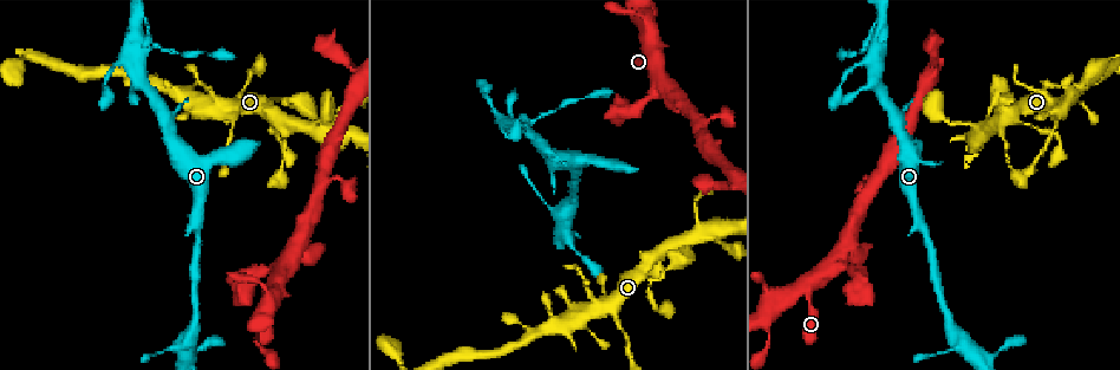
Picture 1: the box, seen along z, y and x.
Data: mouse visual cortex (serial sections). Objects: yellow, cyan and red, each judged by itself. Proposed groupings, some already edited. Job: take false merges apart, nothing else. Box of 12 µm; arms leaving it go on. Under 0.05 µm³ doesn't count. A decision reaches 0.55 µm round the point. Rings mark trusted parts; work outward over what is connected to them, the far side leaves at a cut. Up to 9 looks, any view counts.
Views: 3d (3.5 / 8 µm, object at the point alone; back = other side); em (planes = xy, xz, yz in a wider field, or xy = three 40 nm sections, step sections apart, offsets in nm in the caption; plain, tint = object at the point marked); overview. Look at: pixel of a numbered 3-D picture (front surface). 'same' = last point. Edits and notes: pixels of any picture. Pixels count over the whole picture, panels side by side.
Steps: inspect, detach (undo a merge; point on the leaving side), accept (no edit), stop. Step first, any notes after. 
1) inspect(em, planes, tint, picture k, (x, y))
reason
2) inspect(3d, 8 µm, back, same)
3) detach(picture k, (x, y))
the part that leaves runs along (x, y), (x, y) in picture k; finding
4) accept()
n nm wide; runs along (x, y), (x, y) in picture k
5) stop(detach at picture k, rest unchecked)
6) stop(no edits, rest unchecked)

inspect(3d, 3.5 µm, picture 1, (651, 59))
arms part here

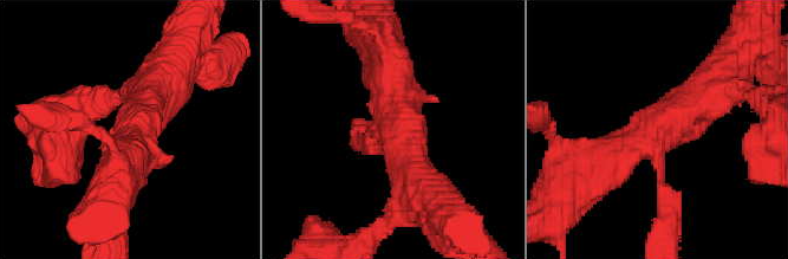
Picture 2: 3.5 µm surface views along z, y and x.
inspect(em, xy, step 2, tint, picture 2, (385, 126))
need the tissue

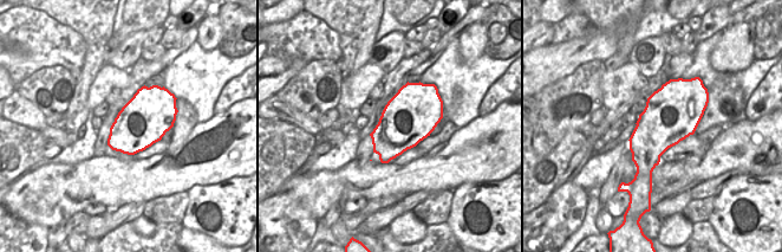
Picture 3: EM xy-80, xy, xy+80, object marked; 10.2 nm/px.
inspect(em, xy, step 3, tint, same)

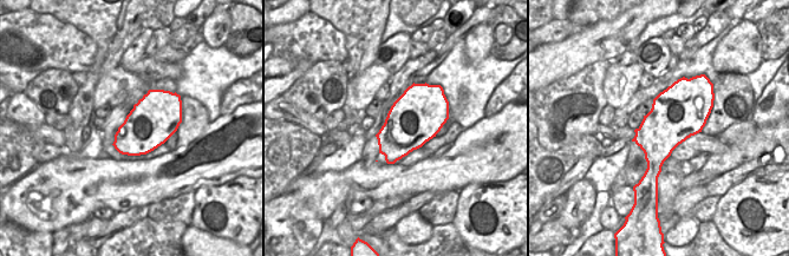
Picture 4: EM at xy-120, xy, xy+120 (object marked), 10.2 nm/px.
accept()
550 nm wide; runs along (104, 218), (118, 149), (150, 98) in picture 2; continuous, no second cell

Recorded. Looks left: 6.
inspect(3d, 3.5 µm, back, picture 1, (698, 232))
thin neck

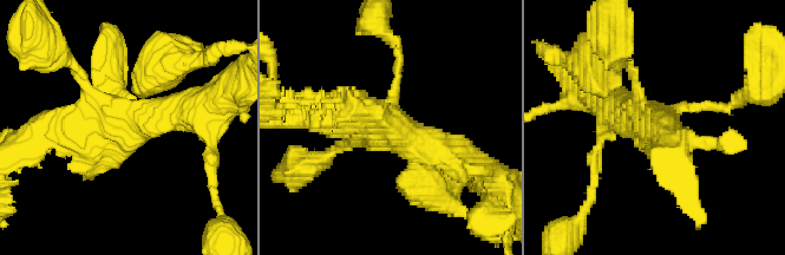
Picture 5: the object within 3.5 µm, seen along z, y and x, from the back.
inspect(em, xy, step 3, tint, picture 5, (125, 115))

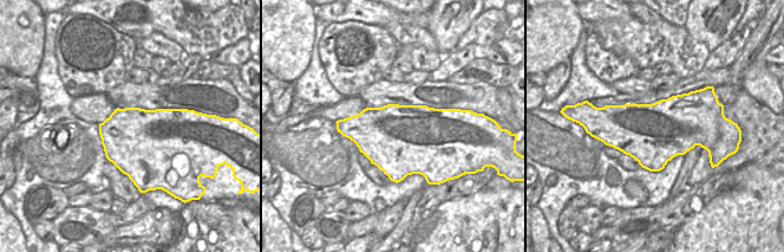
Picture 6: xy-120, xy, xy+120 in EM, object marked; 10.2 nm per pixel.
accept()
runs along (459, 161), (391, 124), (314, 116) in picture 5; one cell here

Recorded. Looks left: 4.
inspect(3d, 8 µm, picture 1, (618, 320))
calibre changes

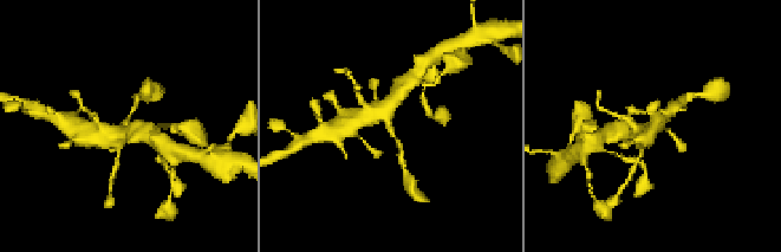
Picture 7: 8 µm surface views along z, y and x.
inspect(em, xy, step 1, tint, picture 7, (390, 124))
arms of 150, 400 nm

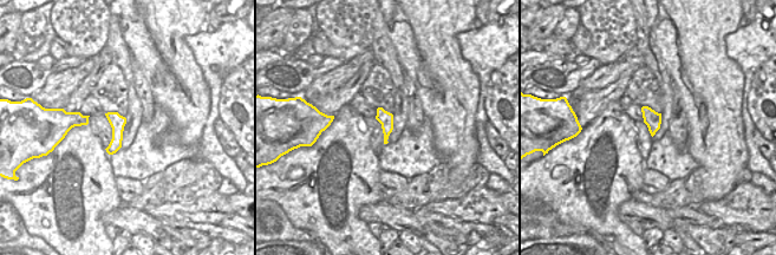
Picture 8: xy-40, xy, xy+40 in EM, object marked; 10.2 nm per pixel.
accept()
runs along (629, 130), (653, 128), (676, 104) in picture 7; all the same cell

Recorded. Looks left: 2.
inspect(3d, 3.5 µm, picture 1, (528, 126))
thin arm on a thick one

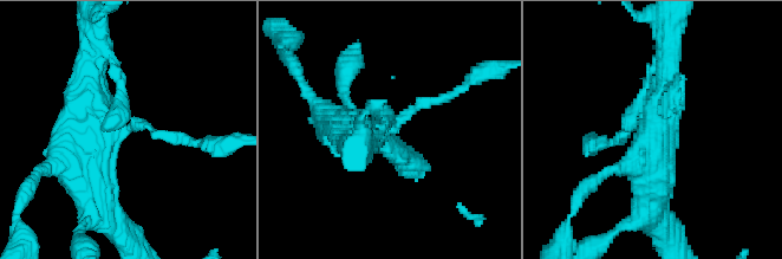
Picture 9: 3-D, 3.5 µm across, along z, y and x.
inspect(em, xy, step 3, tint, picture 9, (128, 127))

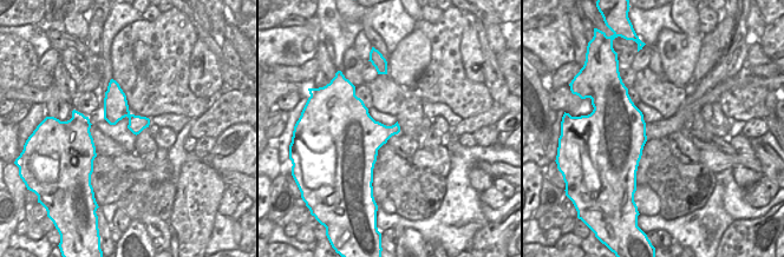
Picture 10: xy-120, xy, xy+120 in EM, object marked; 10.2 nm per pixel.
accept()
arms of 150, 300, 500 nm; runs along (76, 173), (130, 125), (195, 143) in picture 9; one cell here

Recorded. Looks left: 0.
stop(no edits, rest unchecked)

